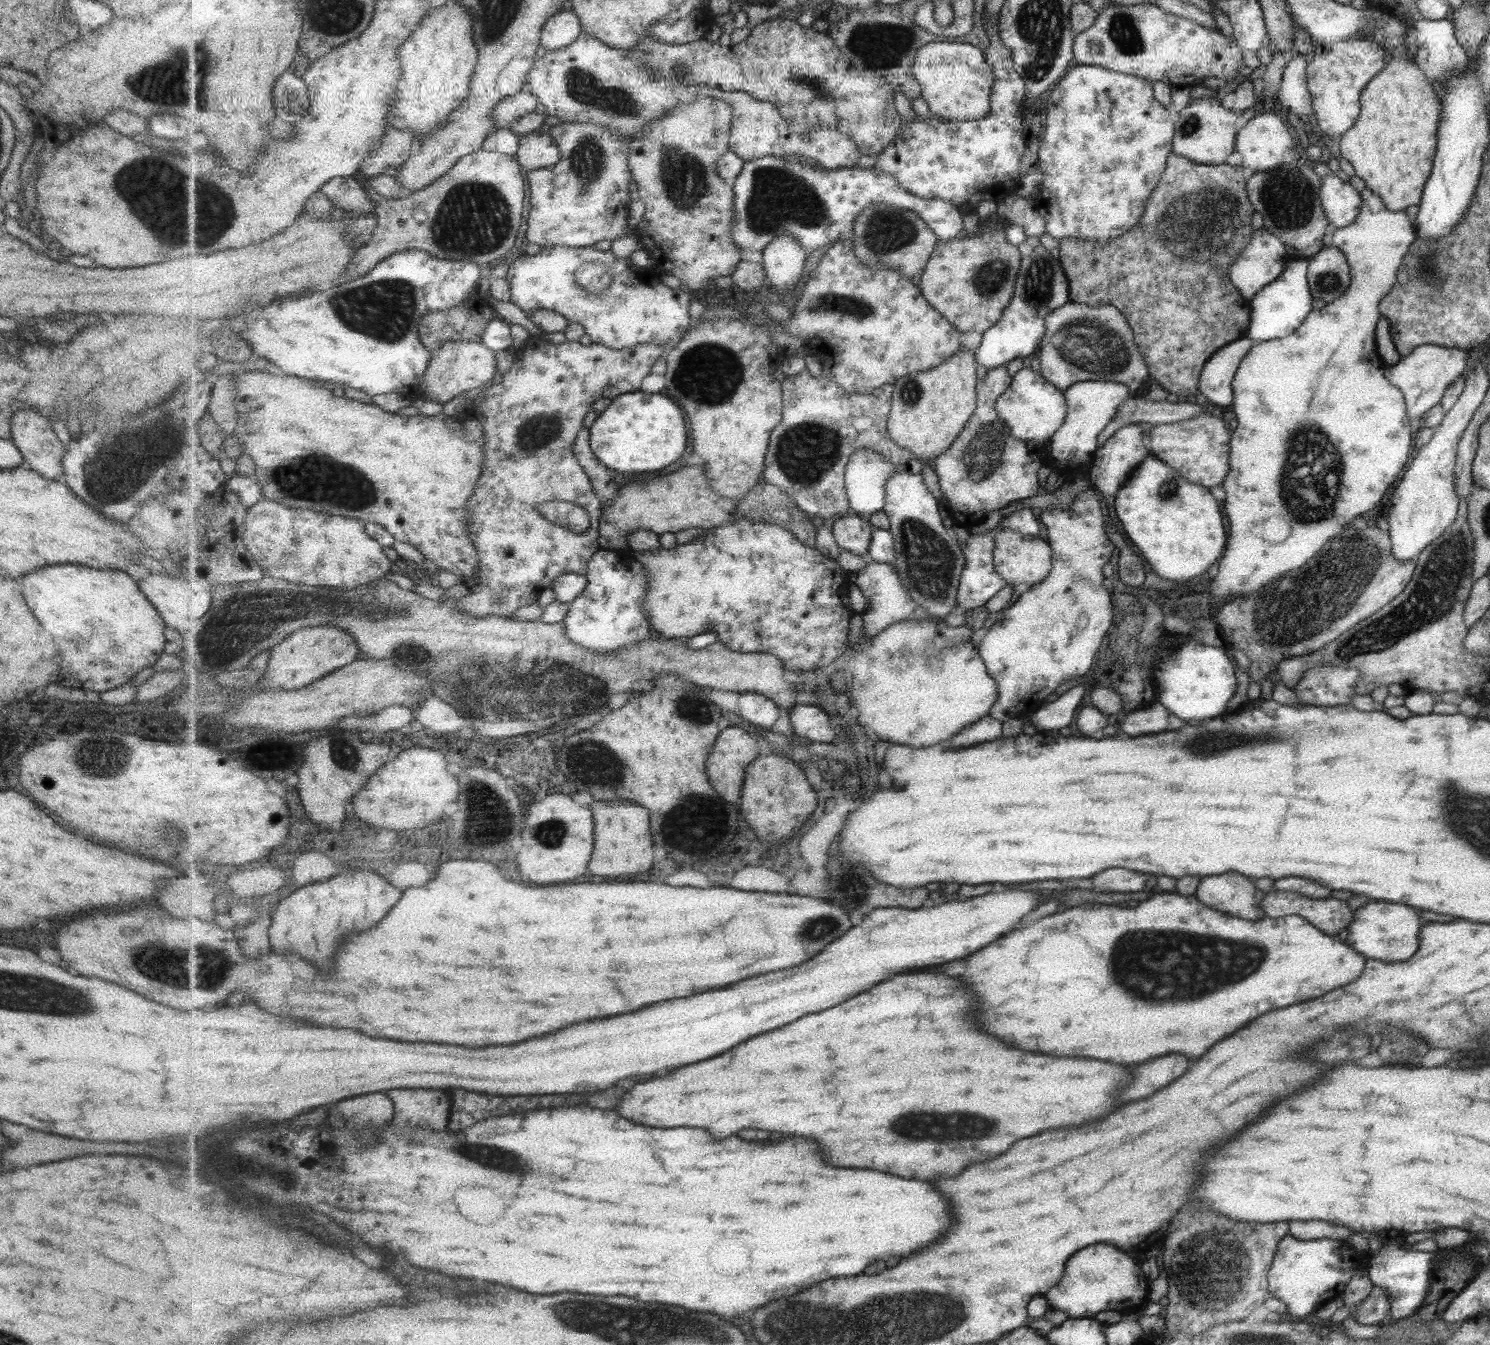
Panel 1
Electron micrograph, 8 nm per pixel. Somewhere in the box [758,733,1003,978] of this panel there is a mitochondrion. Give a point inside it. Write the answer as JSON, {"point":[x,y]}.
{"point":[851,889]}

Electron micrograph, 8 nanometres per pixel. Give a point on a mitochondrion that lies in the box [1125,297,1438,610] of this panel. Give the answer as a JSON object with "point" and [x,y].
{"point":[1308,495]}

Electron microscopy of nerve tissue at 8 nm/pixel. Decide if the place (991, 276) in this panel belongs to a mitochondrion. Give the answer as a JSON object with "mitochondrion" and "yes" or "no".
{"mitochondrion":"yes"}

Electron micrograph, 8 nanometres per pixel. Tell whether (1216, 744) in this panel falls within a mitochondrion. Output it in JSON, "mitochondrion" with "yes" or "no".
{"mitochondrion":"yes"}

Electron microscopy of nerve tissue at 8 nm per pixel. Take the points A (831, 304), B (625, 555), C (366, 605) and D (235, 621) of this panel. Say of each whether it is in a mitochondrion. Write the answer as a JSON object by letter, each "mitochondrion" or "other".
{"A":"mitochondrion","B":"other","C":"mitochondrion","D":"mitochondrion"}

